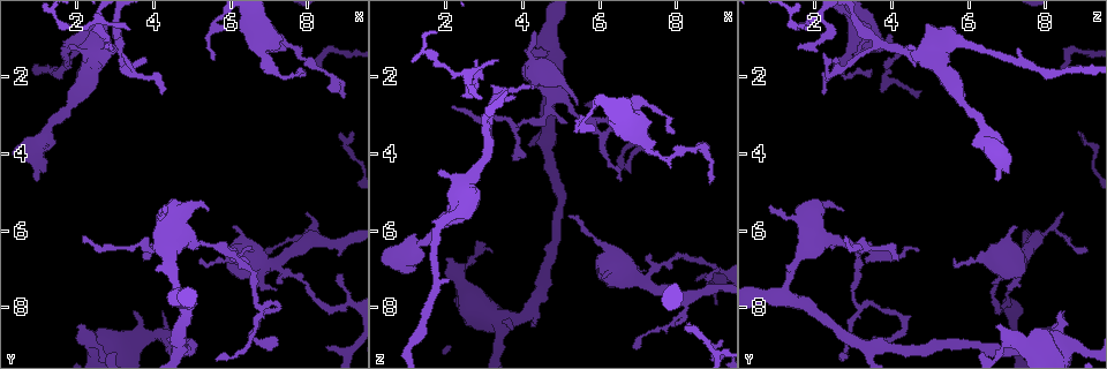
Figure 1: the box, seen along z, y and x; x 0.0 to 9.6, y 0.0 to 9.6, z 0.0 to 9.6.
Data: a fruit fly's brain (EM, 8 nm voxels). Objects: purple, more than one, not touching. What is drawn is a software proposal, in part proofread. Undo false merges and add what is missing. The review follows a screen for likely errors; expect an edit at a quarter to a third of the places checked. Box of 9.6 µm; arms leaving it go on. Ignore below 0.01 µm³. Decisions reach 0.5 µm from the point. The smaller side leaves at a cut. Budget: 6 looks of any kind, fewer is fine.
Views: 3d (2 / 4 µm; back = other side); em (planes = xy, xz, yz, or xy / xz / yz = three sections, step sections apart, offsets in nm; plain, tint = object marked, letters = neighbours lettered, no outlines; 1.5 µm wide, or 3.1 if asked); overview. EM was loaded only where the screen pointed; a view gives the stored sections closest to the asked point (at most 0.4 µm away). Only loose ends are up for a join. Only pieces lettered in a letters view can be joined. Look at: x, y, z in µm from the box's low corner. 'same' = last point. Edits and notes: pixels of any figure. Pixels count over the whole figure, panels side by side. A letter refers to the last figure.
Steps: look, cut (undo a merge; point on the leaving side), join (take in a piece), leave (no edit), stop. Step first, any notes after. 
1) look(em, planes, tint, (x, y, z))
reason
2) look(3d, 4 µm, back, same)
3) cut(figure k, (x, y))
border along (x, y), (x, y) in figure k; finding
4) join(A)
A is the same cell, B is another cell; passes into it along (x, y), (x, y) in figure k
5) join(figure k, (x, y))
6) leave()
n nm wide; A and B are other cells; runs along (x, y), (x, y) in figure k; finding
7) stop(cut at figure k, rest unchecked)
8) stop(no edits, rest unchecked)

look(3d, 2 µm, (8.95, 1.40, 9.15))

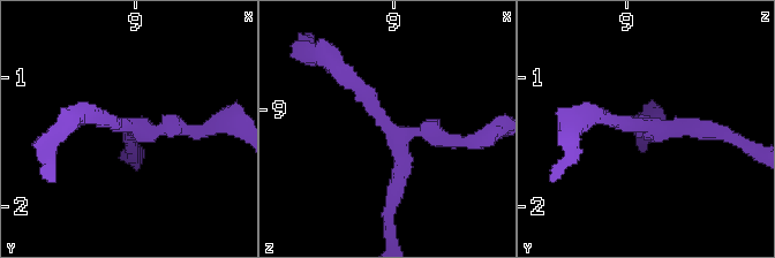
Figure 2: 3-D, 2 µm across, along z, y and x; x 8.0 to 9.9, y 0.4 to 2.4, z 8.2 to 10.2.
look(em, xy, step 8, tint, (8.98, 1.36, 9.14))

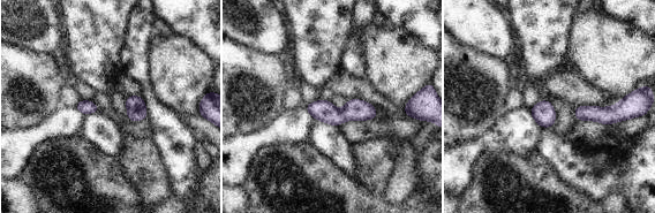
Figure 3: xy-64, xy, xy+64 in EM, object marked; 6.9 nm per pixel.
look(em, planes, letters, same)
another direction

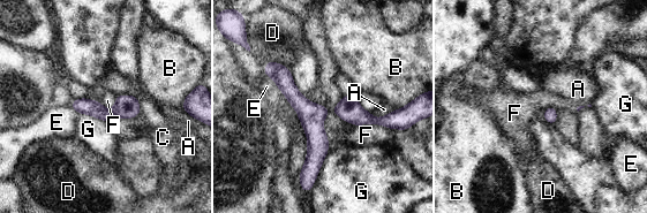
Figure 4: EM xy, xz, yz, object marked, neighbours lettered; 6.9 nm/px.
leave()
A, B, C, D, E, F and G are other cells; runs along (269, 65), (311, 115), (310, 174) in figure 4; continuous, no second neuron

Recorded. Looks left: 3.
look(3d, 4 µm, back, (1.30, 3.40, 6.35))
sudden change in width

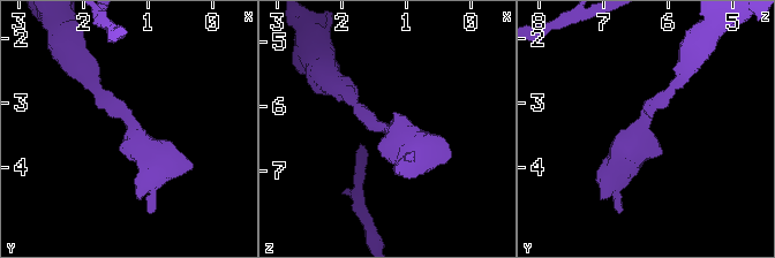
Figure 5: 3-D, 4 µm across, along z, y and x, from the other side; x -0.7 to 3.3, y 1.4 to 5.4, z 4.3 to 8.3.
look(em, planes, letters, (1.25, 3.35, 6.45))
arms of 200, 500 nm; now the EM

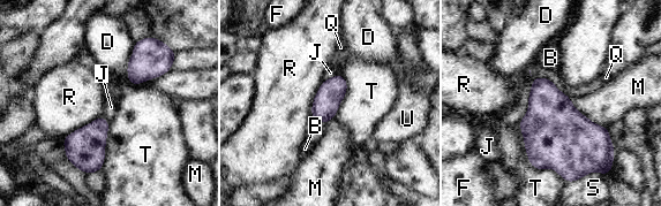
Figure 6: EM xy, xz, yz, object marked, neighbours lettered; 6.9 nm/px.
leave()
180 nm wide; B, D, F, J, M, Q, R, S, T and U are other cells; border along (518, 124), (528, 161), (565, 180) in figure 6; one neuron here

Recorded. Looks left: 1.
stop(no edits, rest unchecked)

